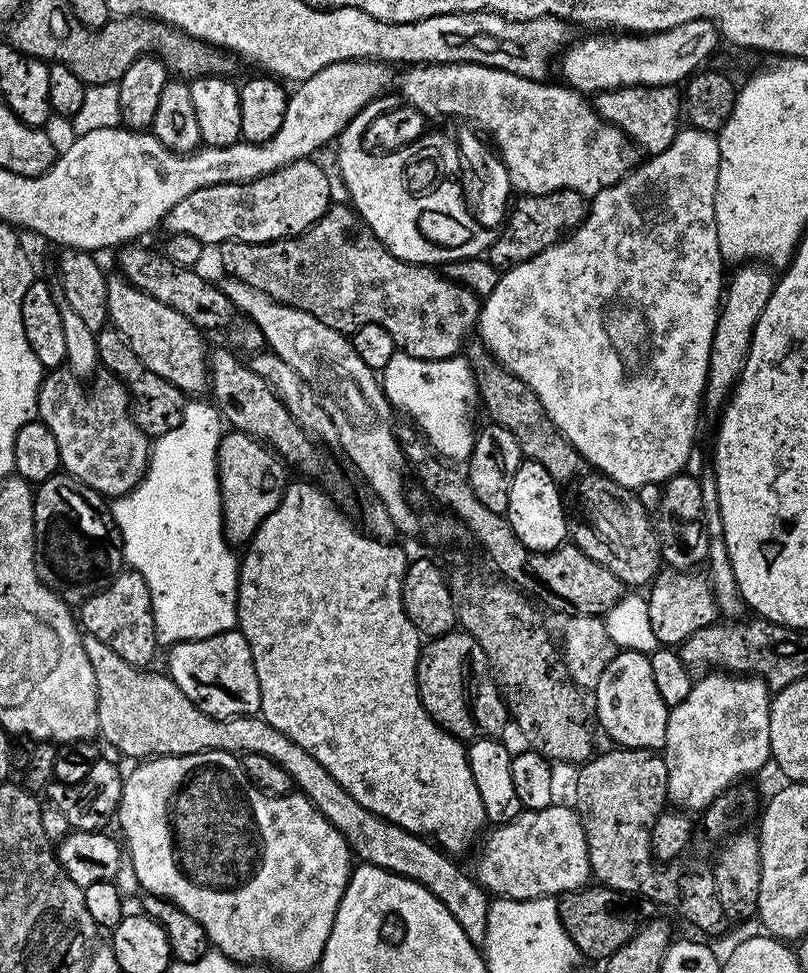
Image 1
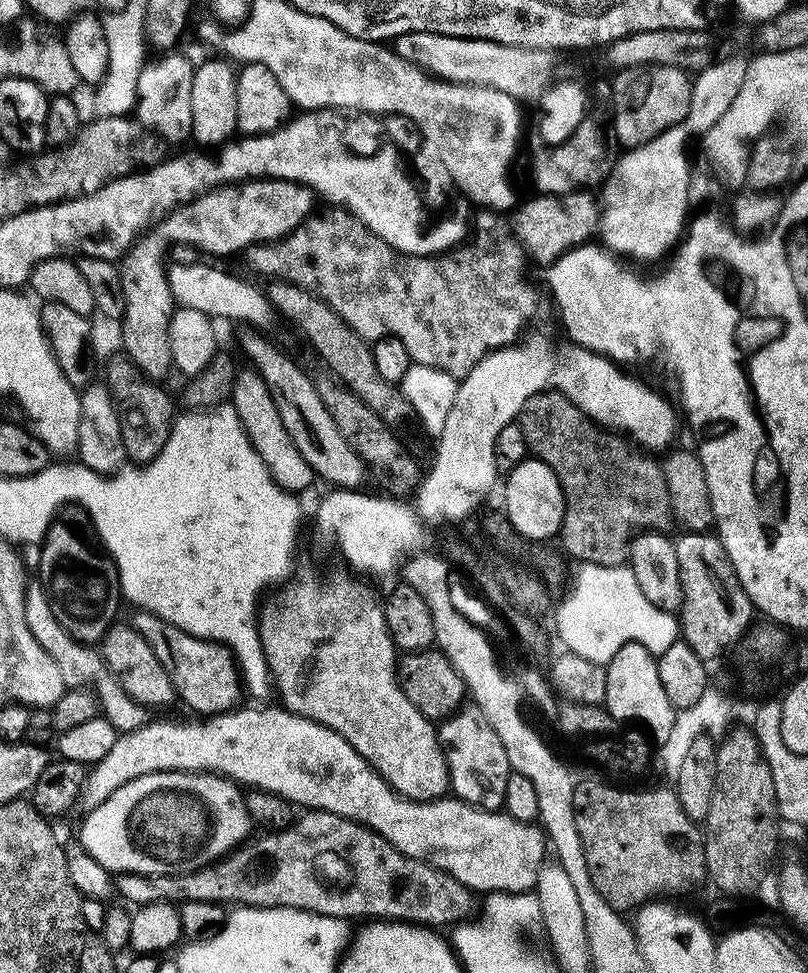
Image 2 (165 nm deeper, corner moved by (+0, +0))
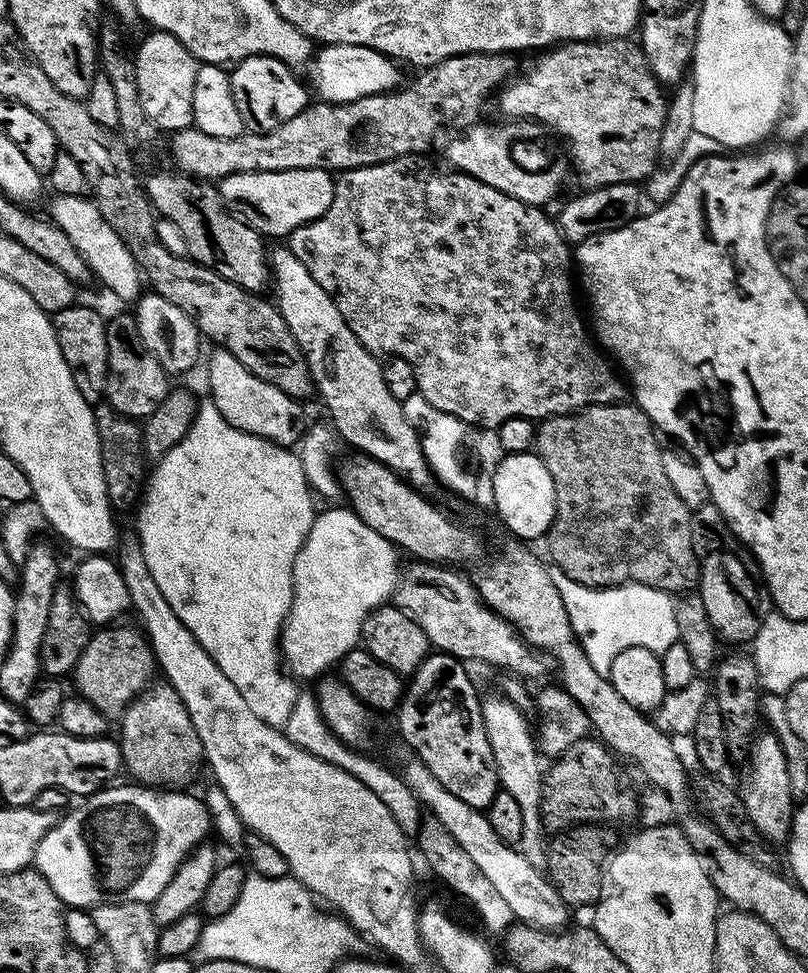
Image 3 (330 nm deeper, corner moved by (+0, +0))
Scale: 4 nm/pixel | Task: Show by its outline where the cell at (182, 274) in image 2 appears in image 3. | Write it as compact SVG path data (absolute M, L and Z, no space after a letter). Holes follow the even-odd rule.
M53 195L51 199L50 219L52 223L57 224L63 230L66 238L70 238L70 242L74 242L74 248L82 254L82 258L86 258L93 277L97 281L100 279L118 299L135 301L142 292L140 289L142 269L132 257L132 251L122 242L122 238L118 238L118 234L114 234L114 230L110 230L110 222L106 222L106 218L102 218L96 203L87 195Z

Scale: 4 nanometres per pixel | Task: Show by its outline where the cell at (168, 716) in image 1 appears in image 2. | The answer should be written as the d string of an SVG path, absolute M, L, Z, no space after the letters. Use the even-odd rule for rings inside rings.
M32 582L25 587L24 609L26 610L26 626L30 626L30 634L34 634L34 638L38 638L38 646L42 646L42 650L46 650L50 658L54 658L54 666L58 666L58 671L62 673L65 689L91 686L98 701L99 711L113 724L117 733L133 732L135 728L141 728L142 725L149 723L149 709L136 704L134 698L130 698L126 690L122 690L122 686L112 677L108 665L104 663L103 655L93 645L75 640L60 625L58 618L54 618L52 607L48 605L48 595L44 593L39 583Z

